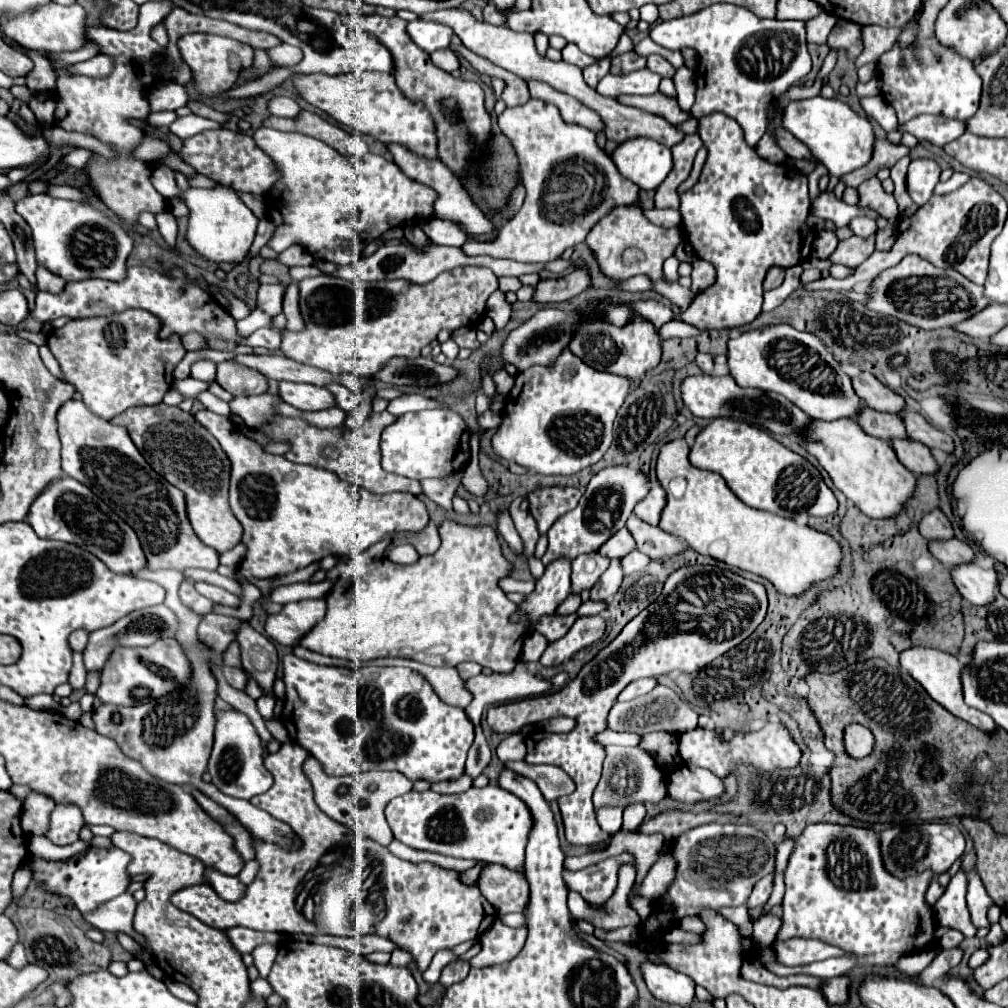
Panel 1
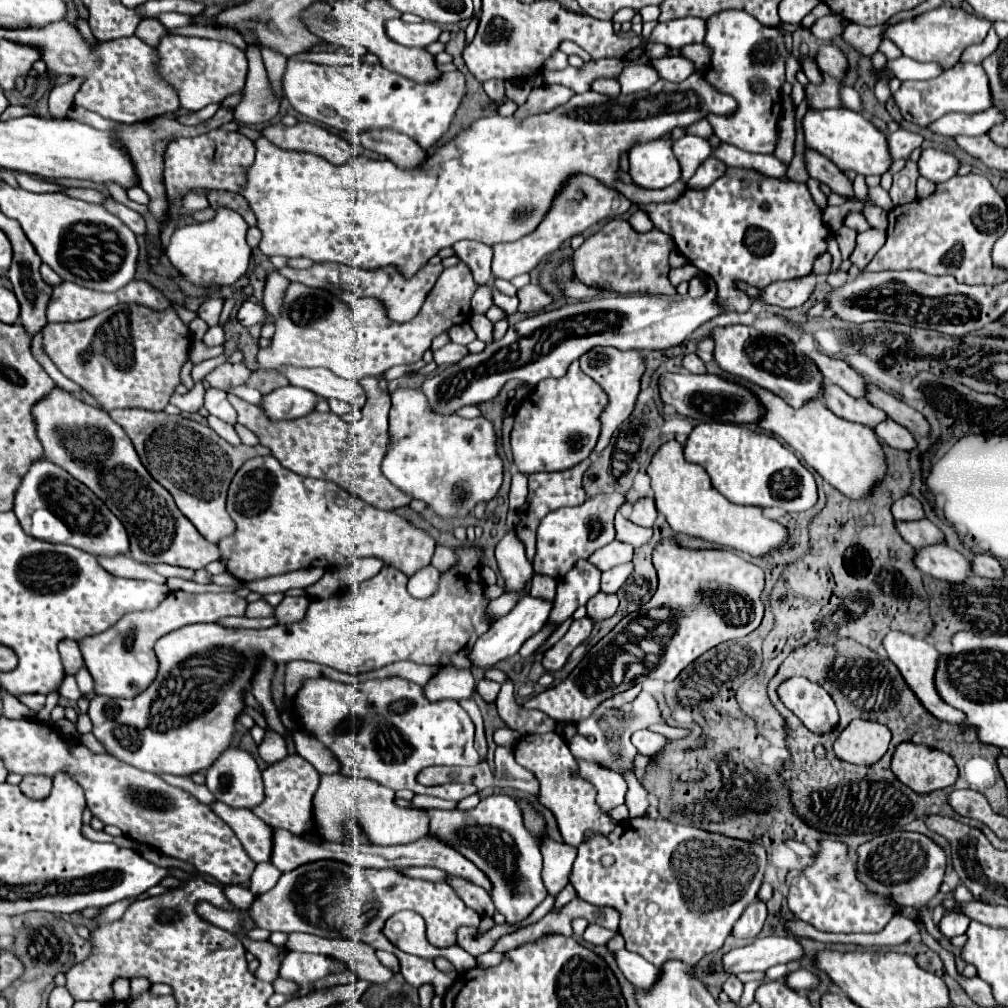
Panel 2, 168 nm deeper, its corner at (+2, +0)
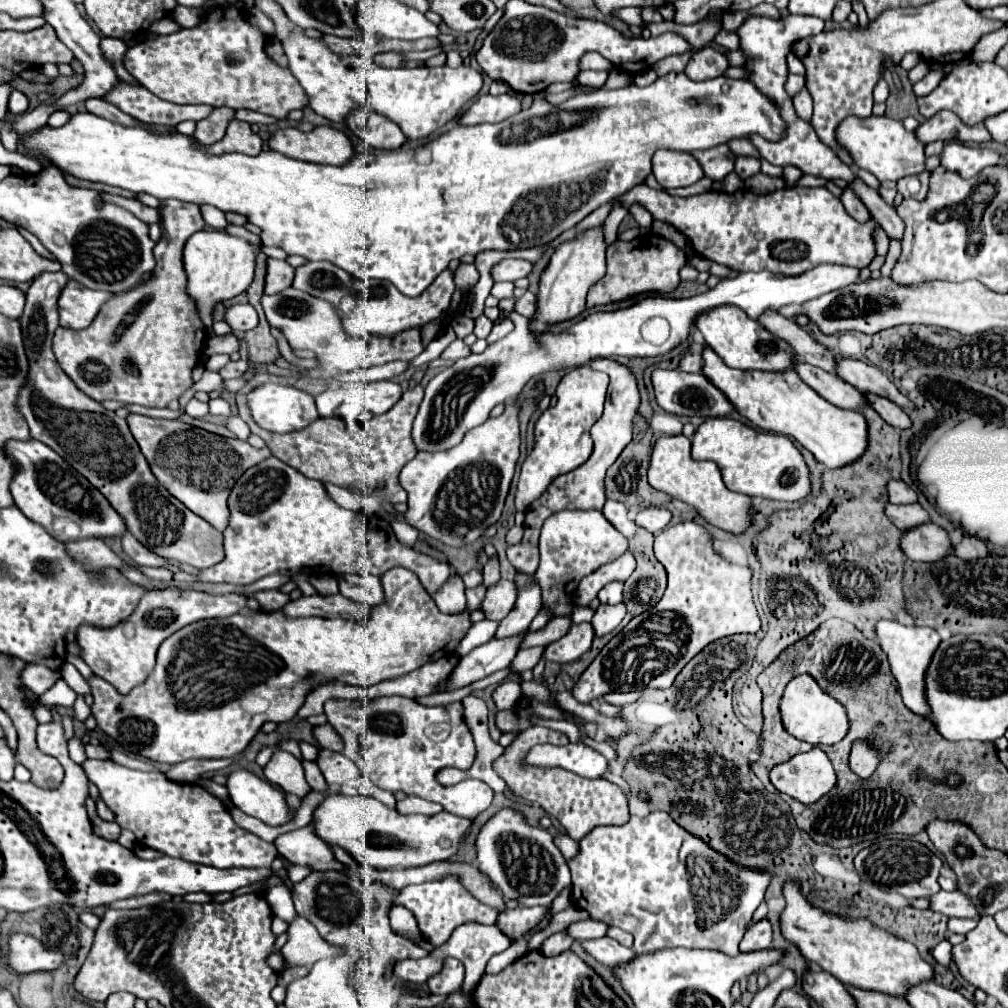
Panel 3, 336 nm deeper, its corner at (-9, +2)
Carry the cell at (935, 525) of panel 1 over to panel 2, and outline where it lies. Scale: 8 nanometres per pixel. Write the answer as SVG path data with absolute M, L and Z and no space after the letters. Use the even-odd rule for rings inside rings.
M906 494L892 504L892 516L896 520L920 520L924 518L924 510L922 510L922 504L914 496Z

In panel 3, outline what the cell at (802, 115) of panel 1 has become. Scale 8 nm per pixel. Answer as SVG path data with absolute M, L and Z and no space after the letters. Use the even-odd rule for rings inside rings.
M847 116L835 132L837 144L847 150L857 168L873 172L881 182L883 180L899 180L909 174L919 174L925 170L925 154L923 144L915 138L915 132L907 132L901 122L891 120L887 116L869 116L857 118Z

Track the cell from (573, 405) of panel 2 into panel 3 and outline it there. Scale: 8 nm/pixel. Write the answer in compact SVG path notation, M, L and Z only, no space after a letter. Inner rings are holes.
M587 364L567 372L561 378L557 392L555 392L557 404L545 410L535 422L533 450L521 466L521 476L517 484L517 496L515 496L517 510L525 510L533 500L537 500L537 496L541 496L541 492L549 486L549 480L569 470L575 470L591 456L593 440L589 436L589 430L603 412L607 384L609 384L609 378L603 372L597 372Z

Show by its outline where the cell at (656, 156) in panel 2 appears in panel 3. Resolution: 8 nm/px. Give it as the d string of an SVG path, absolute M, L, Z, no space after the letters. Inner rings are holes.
M661 148L653 154L653 176L663 188L681 188L703 178L703 170L691 154Z

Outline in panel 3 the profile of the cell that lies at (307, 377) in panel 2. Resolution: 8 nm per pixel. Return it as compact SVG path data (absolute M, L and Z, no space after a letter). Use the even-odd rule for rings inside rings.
M365 382L361 384L361 404L371 414L387 412L401 396L397 382Z

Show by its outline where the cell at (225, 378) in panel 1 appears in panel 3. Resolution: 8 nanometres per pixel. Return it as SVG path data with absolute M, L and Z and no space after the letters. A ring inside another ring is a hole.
M239 341L242 349L242 357L241 360L237 360L237 362L229 362L225 368L221 368L219 370L219 374L221 374L221 378L223 380L229 380L229 378L239 378L239 376L243 376L245 372L247 372L247 345L244 341Z

